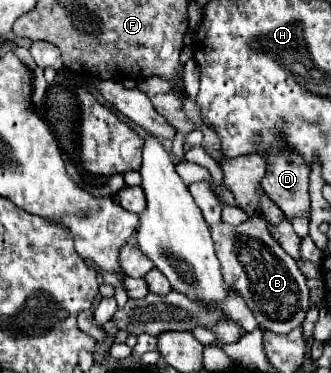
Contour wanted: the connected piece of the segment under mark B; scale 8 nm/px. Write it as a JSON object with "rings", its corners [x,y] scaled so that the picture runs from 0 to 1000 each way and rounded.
{"rings":[[[767,574],[725,606],[689,606],[683,595],[665,595],[634,617],[653,686],[671,708],[677,761],[731,788],[785,879],[822,885],[828,895],[870,895],[894,874],[912,874],[931,836],[937,788],[924,745],[906,735],[894,697],[864,681],[858,665],[846,665],[846,654],[810,627],[810,601],[792,590],[792,579]]]}

